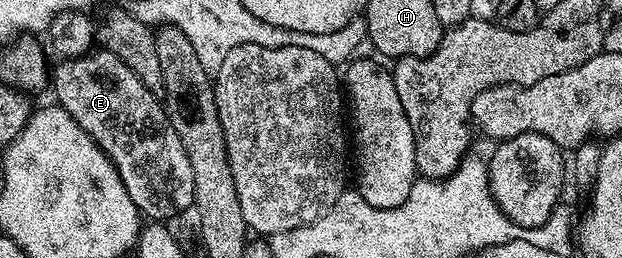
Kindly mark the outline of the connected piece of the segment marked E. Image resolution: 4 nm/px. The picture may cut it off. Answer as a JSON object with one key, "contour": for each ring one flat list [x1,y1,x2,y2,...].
{"contour":[[93,49,87,55,73,59,60,59,50,71,50,91,56,94,55,102,78,121,82,129,98,146,108,154,110,161,118,169,130,199,148,221,172,221,187,206,195,204,194,169,190,169,190,157,186,157,186,149,182,149,182,141,178,141,178,133,168,120,164,104,157,92,146,89,142,81,138,81,138,73,122,61,114,53,103,49]]}

